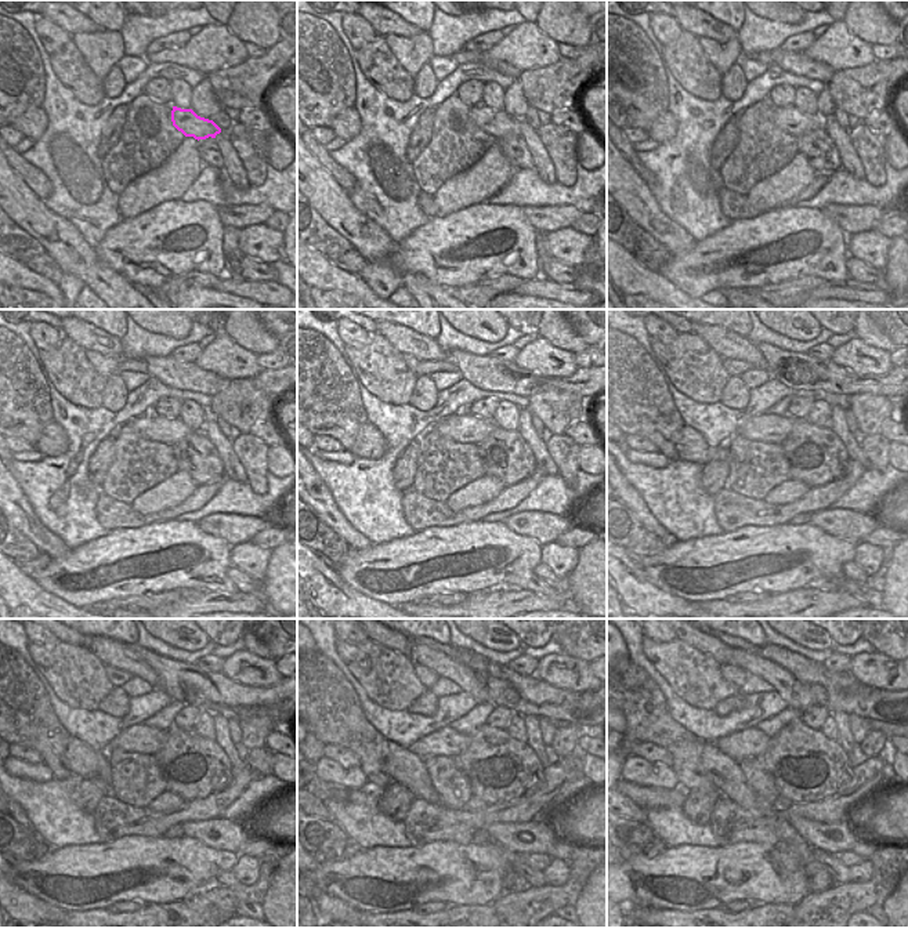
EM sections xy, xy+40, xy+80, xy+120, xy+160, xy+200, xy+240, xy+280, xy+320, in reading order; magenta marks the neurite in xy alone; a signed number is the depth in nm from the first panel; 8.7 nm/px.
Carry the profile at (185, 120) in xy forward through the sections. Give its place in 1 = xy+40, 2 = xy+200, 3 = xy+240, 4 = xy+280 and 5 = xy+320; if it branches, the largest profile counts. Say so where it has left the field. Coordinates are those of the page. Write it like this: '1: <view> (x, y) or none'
1: xy+40 (496, 122)
2: xy+200 (767, 428)
3: xy+240 (141, 739)
4: xy+280 (448, 742)
5: xy+320 (751, 743)

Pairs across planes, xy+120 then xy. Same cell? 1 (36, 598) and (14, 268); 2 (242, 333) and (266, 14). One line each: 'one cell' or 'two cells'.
1: one cell
2: one cell

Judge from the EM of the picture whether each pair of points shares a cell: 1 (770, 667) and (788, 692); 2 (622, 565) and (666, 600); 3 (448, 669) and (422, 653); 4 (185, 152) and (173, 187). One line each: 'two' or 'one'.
1: one
2: one
3: one
4: one

